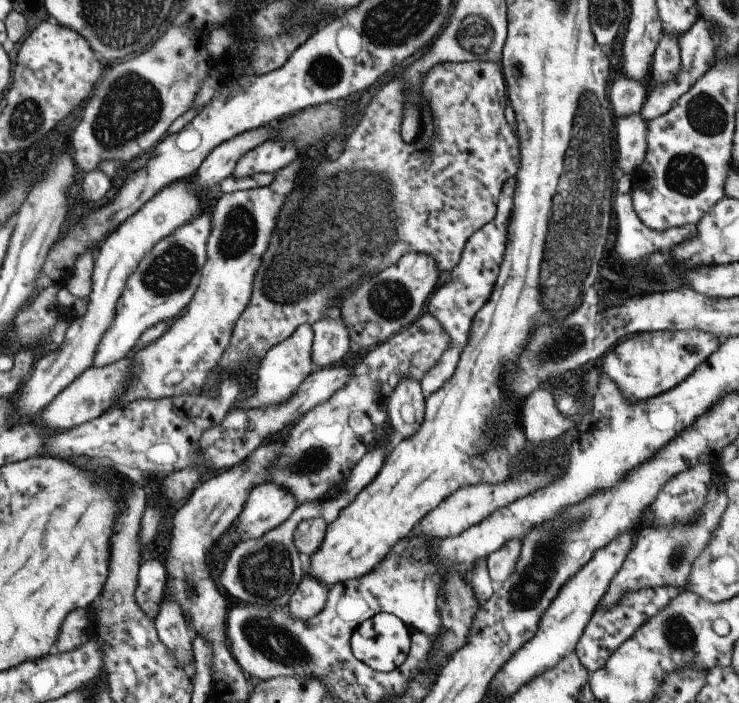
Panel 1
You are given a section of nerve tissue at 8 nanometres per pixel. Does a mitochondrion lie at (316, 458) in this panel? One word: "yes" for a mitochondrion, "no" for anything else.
yes

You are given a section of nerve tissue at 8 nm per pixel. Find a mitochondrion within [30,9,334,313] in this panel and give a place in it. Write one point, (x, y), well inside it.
(132, 106)

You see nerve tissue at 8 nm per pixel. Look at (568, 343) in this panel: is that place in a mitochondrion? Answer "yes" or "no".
yes

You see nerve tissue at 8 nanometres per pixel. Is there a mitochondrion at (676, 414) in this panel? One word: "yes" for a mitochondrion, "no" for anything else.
no

